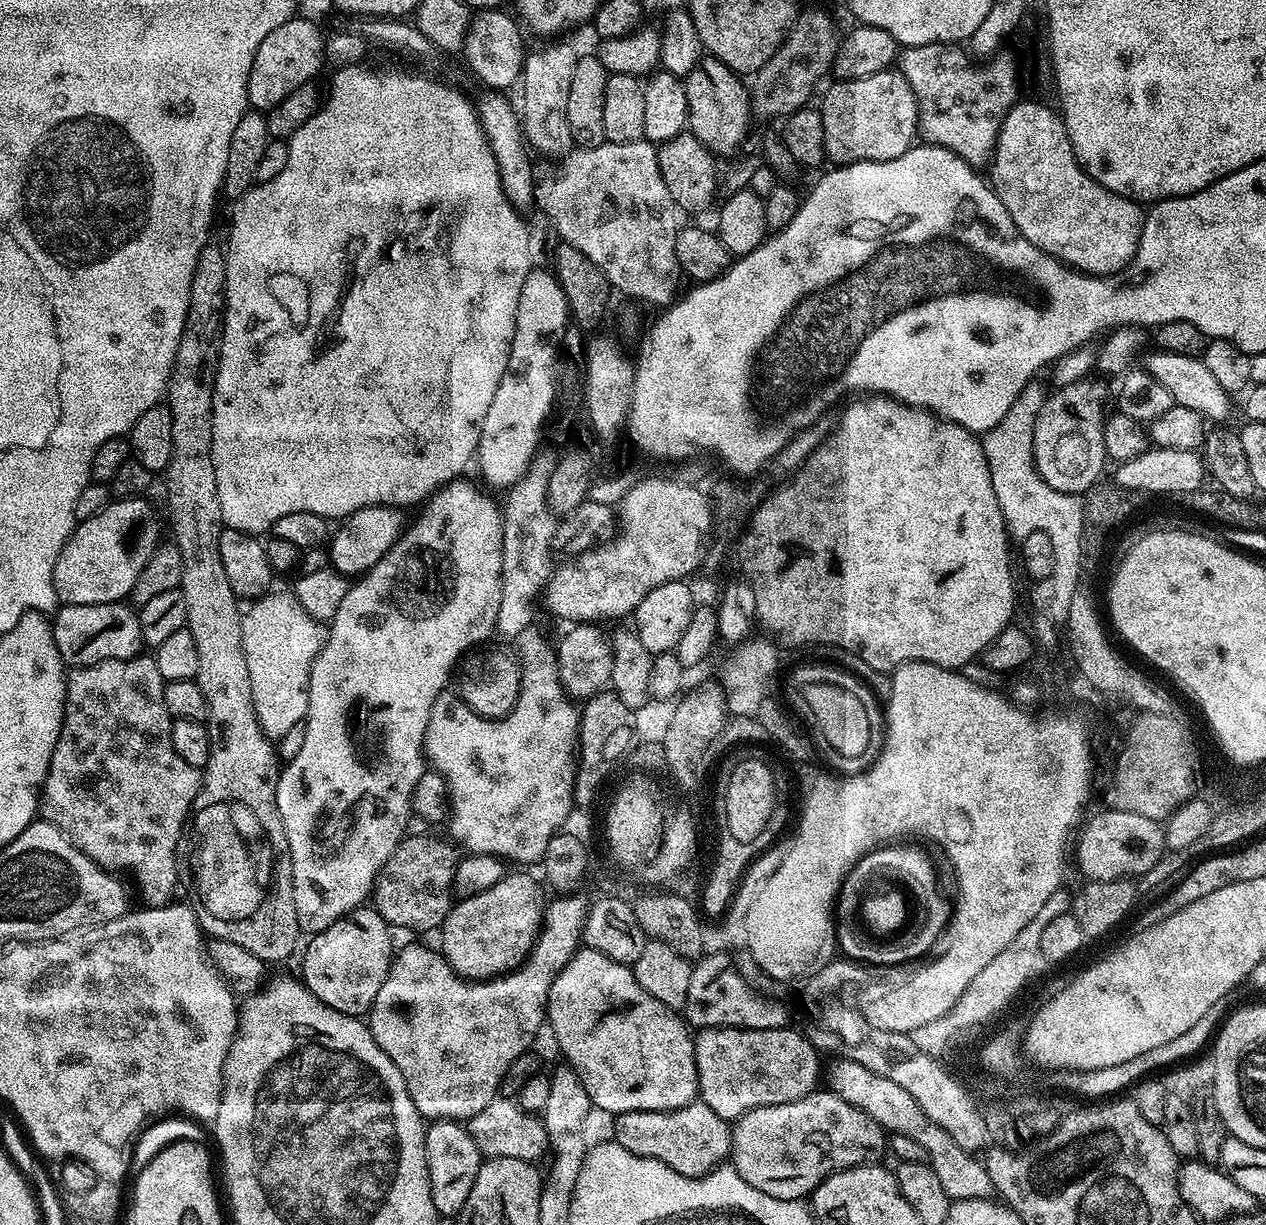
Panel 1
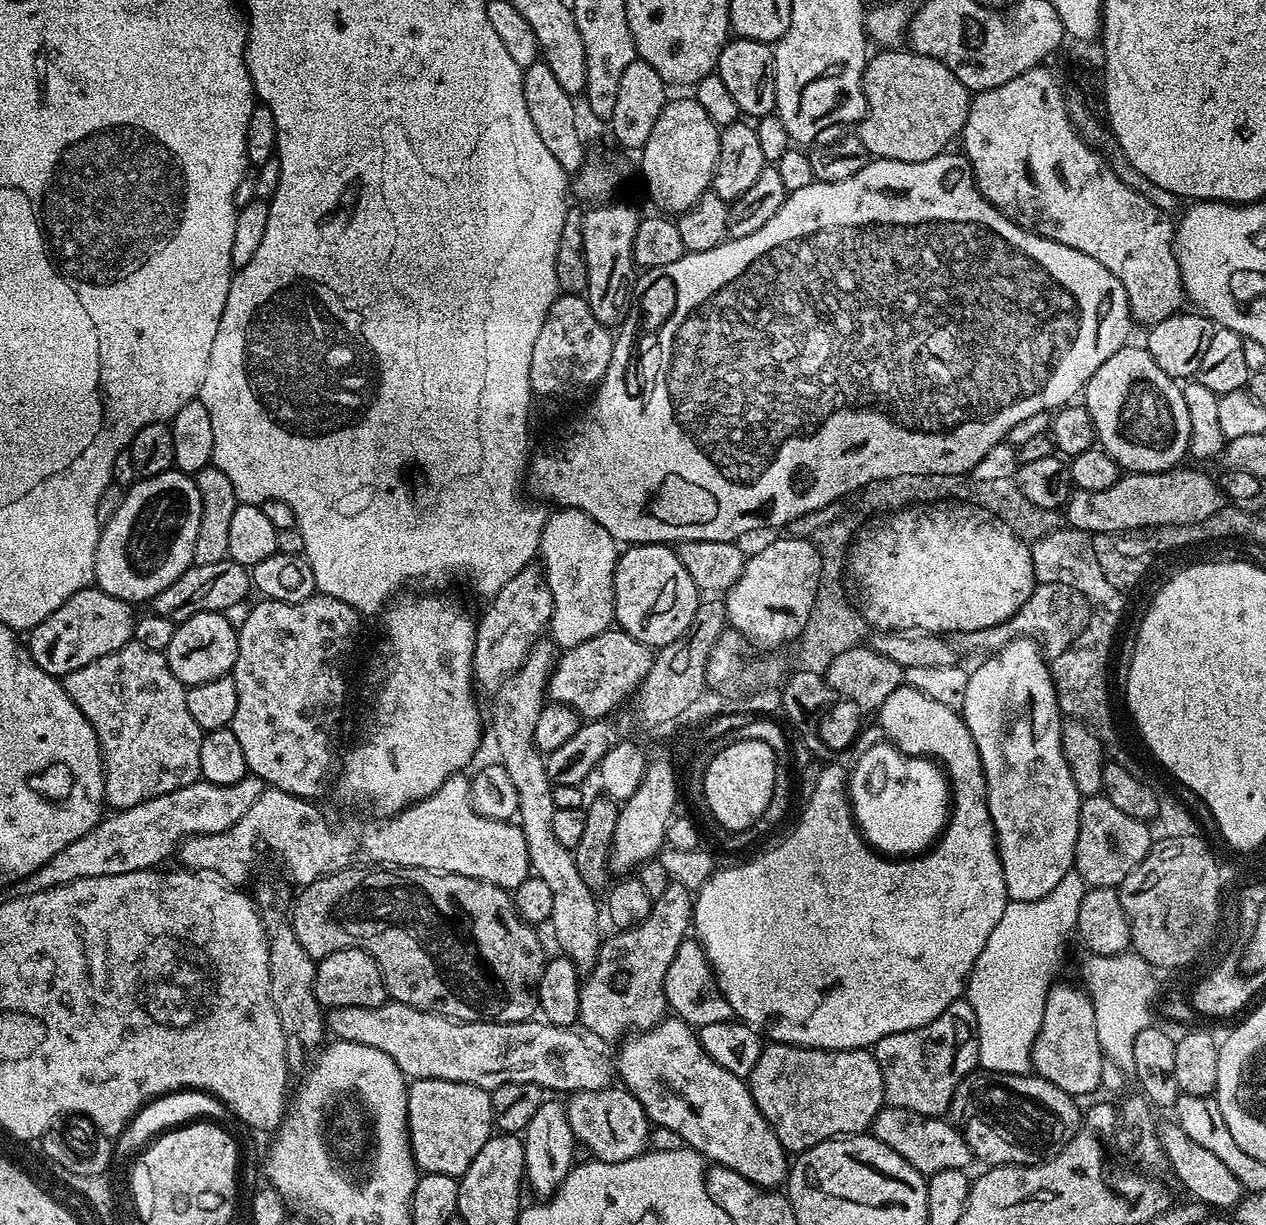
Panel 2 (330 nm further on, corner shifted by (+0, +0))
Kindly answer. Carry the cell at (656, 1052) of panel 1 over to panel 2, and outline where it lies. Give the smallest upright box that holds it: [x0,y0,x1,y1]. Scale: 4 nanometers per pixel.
[614,1018,790,1190]

